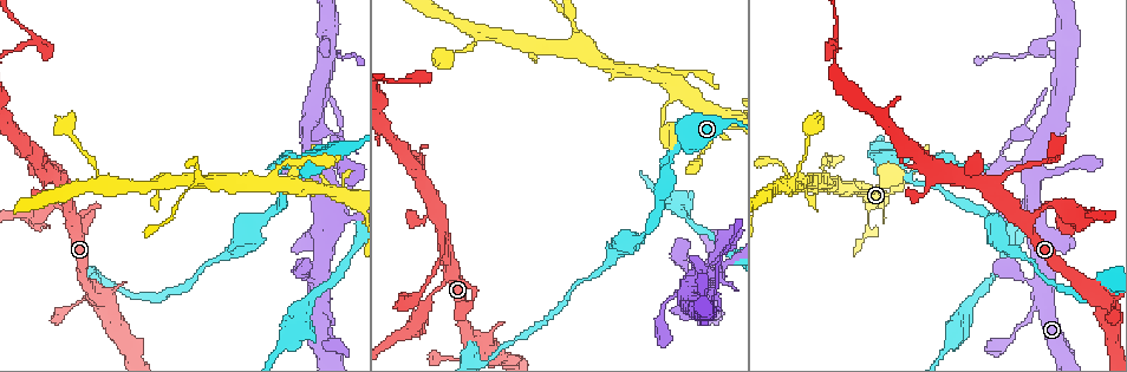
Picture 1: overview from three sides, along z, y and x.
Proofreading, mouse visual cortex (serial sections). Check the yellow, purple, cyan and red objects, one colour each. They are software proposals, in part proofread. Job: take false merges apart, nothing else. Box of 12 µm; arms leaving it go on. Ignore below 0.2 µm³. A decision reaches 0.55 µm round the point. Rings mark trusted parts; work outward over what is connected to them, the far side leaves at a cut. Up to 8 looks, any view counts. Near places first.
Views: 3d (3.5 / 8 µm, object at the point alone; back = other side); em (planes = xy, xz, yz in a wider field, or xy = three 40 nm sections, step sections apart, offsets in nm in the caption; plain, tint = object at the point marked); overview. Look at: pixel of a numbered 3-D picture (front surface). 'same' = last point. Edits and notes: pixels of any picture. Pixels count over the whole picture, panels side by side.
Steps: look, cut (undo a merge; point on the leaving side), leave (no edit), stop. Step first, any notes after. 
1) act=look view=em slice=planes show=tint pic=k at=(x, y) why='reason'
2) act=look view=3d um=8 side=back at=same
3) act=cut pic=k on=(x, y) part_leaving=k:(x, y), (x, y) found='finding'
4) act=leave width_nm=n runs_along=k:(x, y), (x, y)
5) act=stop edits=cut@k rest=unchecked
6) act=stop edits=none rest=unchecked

act=look view=3d um=3.5 pic=1 at=(302, 187) why='a fork'

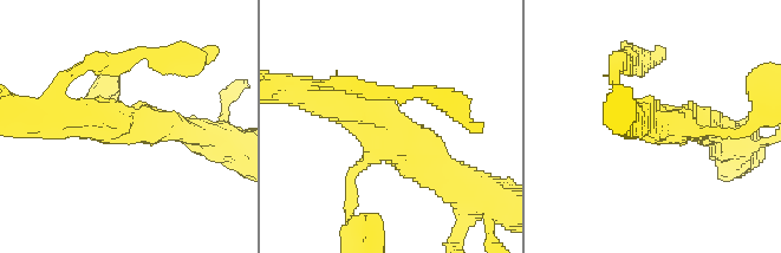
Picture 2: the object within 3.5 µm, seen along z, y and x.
act=look view=em slice=planes show=tint pic=2 at=(126, 127)

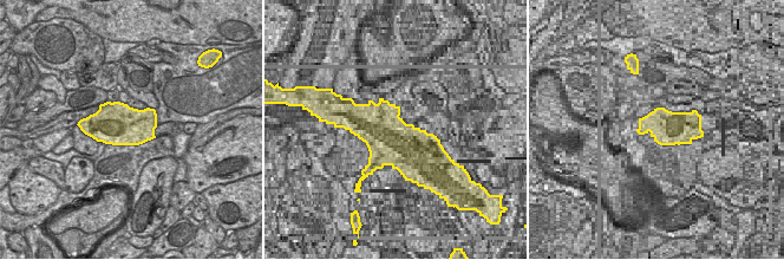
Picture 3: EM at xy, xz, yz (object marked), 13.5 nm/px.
act=look view=em slice=xy step=3 show=tint at=same

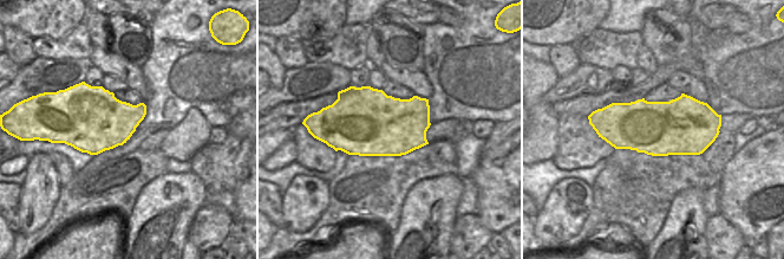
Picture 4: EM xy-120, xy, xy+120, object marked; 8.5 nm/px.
act=leave width_nm=600 runs_along=2:(454, 187), (399, 135), (323, 98) found='one cell here'

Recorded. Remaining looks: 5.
act=look view=3d um=3.5 pic=1 at=(102, 189) why='thin arm on a thick one'

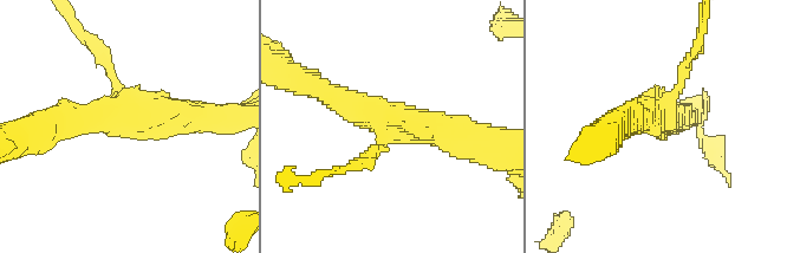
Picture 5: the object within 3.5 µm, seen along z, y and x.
act=look view=em slice=xy step=2 show=tint pic=5 at=(124, 115) arms=3 arm_widths_nm=150,350,400

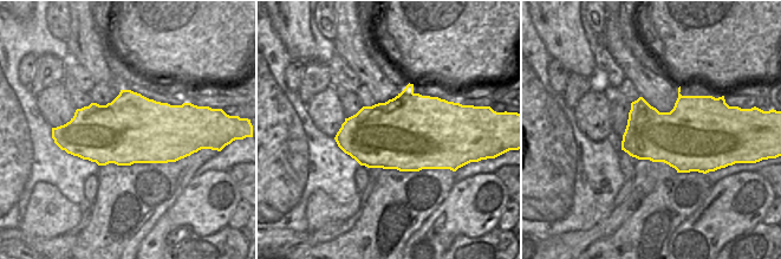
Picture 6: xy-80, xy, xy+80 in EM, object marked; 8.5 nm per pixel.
act=leave runs_along=5:(469, 136), (389, 122), (317, 88) found='one cell here'

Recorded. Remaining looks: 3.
act=look view=3d um=3.5 side=back pic=1 at=(574, 31) why='thick turns thin'

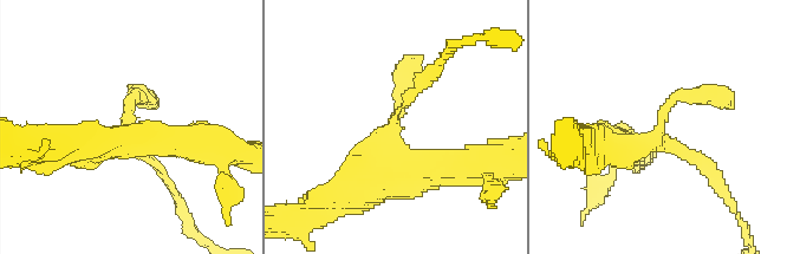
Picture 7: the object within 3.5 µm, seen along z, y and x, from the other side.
act=look view=em slice=xy step=3 show=tint pic=7 at=(662, 140)

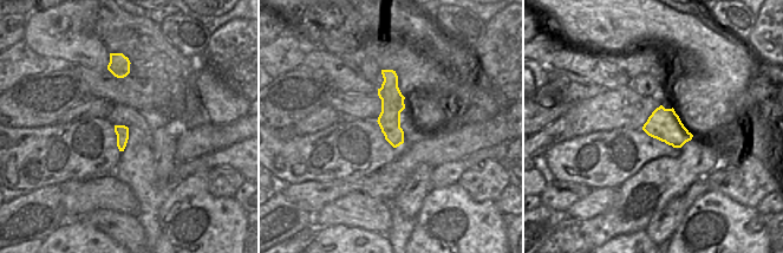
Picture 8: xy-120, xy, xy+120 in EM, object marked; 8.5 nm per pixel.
act=leave runs_along=8:(385, 72), (396, 143) found='one cell here'

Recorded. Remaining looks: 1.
act=stop edits=none rest=unchecked

